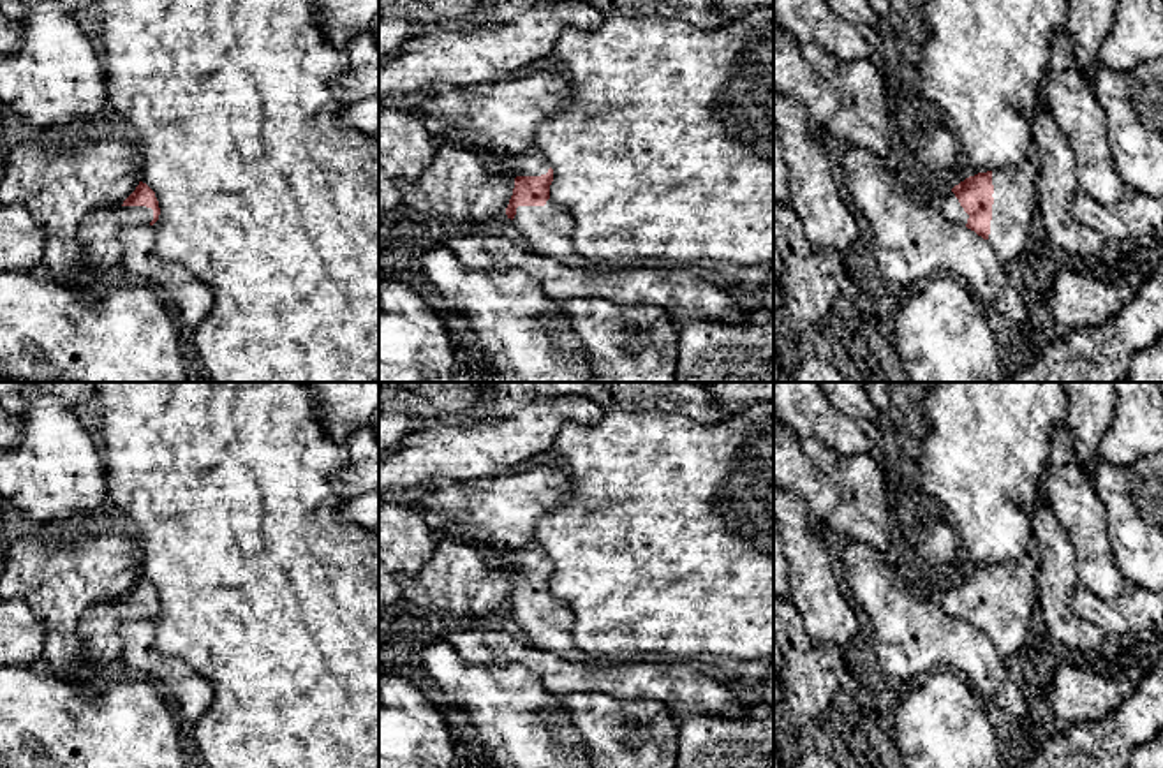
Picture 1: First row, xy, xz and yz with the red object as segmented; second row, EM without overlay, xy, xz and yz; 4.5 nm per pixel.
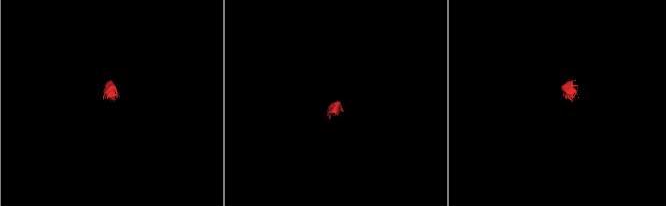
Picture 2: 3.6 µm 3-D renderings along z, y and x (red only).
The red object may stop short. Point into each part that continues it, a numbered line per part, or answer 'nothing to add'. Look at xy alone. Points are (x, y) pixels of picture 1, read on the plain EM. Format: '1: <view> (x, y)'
1: xy (99, 629)

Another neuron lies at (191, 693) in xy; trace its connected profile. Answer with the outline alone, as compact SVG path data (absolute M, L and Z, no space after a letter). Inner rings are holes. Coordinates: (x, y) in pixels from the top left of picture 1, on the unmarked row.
M134 620L125 624L122 629L122 661L134 676L157 683L178 708L180 719L192 726L210 708L213 701L213 687L187 662L162 654L157 648L155 639L157 632L152 620Z

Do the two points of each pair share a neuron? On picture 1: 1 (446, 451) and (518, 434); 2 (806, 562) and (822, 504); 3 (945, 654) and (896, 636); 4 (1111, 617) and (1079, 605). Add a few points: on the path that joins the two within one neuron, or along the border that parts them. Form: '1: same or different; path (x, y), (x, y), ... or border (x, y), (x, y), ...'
1: same; path (464, 451), (501, 443)
2: different; border (797, 494), (806, 502), (809, 529), (822, 539)
3: same; path (933, 643), (913, 643), (908, 638)
4: same; path (1103, 613), (1086, 605)

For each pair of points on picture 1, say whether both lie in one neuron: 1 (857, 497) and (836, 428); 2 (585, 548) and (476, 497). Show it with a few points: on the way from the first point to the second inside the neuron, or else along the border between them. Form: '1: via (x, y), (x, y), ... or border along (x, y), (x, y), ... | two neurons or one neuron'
1: border along (806, 439), (820, 439), (844, 455), (871, 453) | two neurons
2: border along (570, 501), (548, 511), (538, 522), (536, 546) | two neurons

